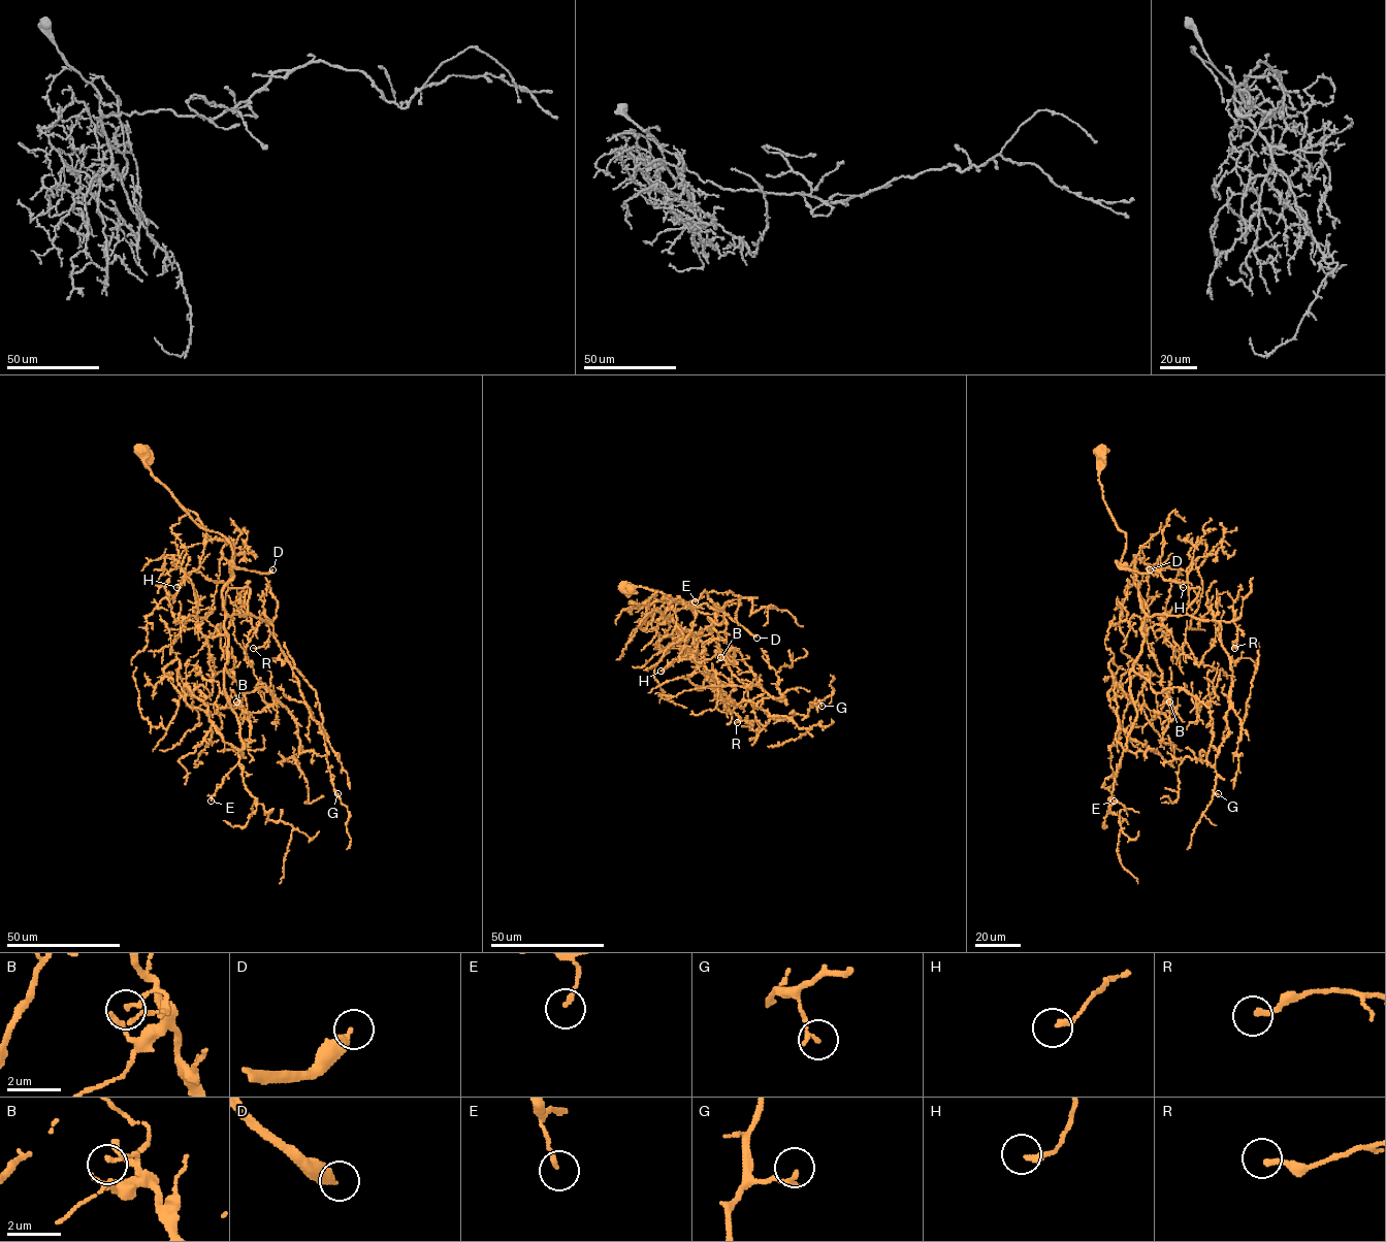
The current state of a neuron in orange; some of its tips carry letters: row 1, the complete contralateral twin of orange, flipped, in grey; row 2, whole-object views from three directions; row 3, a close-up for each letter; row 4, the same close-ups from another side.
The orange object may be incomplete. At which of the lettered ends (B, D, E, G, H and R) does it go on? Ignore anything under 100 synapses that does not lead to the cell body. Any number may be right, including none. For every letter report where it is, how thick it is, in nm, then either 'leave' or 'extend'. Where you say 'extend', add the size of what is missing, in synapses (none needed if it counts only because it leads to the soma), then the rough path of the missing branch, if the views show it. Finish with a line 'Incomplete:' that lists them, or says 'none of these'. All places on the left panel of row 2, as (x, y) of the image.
B: place (236, 701); calibre 150 nm; leave
D: place (272, 569); calibre 320 nm; extend; 550 synapses
E: place (211, 801); calibre 140 nm; leave
G: place (337, 793); calibre 160 nm; leave
H: place (176, 587); calibre 200 nm; leave
R: place (253, 648); calibre 200 nm; leave
Incomplete: D

